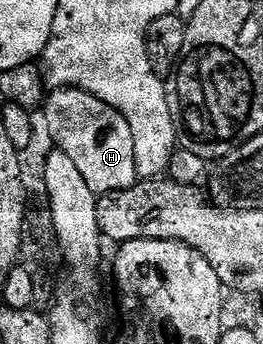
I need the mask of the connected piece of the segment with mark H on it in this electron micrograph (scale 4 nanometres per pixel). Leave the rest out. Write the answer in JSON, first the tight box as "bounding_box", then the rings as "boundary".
{"bounding_box":[42,88,137,194],"boundary":[[[58,88],[47,93],[42,105],[44,124],[59,151],[72,159],[86,178],[86,186],[97,194],[126,190],[137,183],[134,134],[118,110],[106,106],[81,88]]]}

